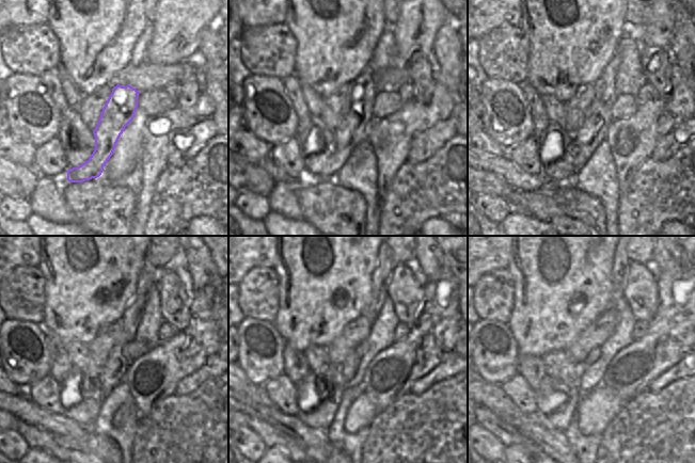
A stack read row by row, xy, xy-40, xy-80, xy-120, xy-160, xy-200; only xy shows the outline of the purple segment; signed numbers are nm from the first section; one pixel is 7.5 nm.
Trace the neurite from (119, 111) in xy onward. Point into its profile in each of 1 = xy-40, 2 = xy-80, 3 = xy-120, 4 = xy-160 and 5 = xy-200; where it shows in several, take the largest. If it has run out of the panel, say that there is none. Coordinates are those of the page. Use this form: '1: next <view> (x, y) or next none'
1: next xy-40 (351, 130)
2: next xy-80 (593, 131)
3: next xy-120 (113, 371)
4: next xy-160 (382, 272)
5: next xy-200 (620, 268)

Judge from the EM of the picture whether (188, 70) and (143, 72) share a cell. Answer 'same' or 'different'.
same

